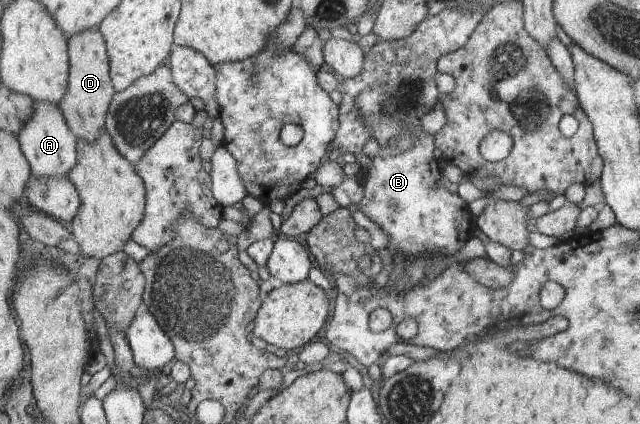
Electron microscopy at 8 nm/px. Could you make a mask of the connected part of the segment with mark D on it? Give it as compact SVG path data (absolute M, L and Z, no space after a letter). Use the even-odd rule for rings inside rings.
M99 26L89 27L81 33L68 38L70 50L70 84L66 97L59 104L67 125L74 130L78 139L97 141L106 127L107 113L117 92L111 79L110 55L107 49L106 38L103 37Z

